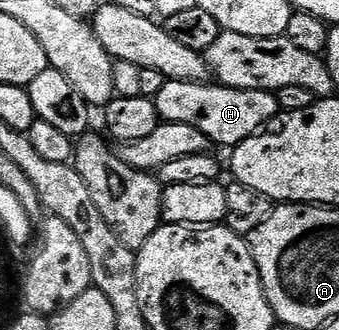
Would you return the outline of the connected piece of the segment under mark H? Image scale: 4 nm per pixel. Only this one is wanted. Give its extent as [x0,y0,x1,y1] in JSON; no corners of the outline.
[154,80,279,147]

